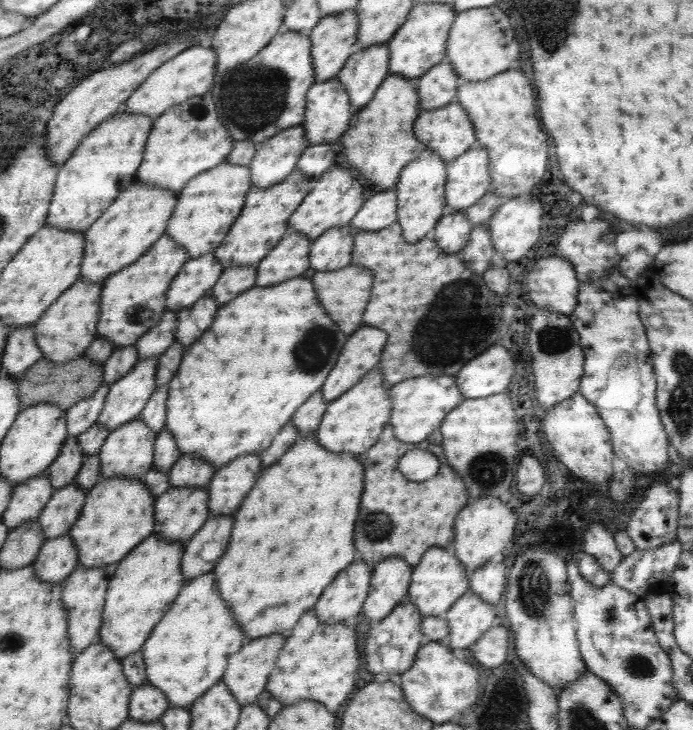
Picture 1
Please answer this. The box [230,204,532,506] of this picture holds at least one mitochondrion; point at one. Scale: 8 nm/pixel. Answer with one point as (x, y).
(447, 299)

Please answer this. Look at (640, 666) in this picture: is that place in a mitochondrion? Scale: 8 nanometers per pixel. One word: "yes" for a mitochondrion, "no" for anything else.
yes

